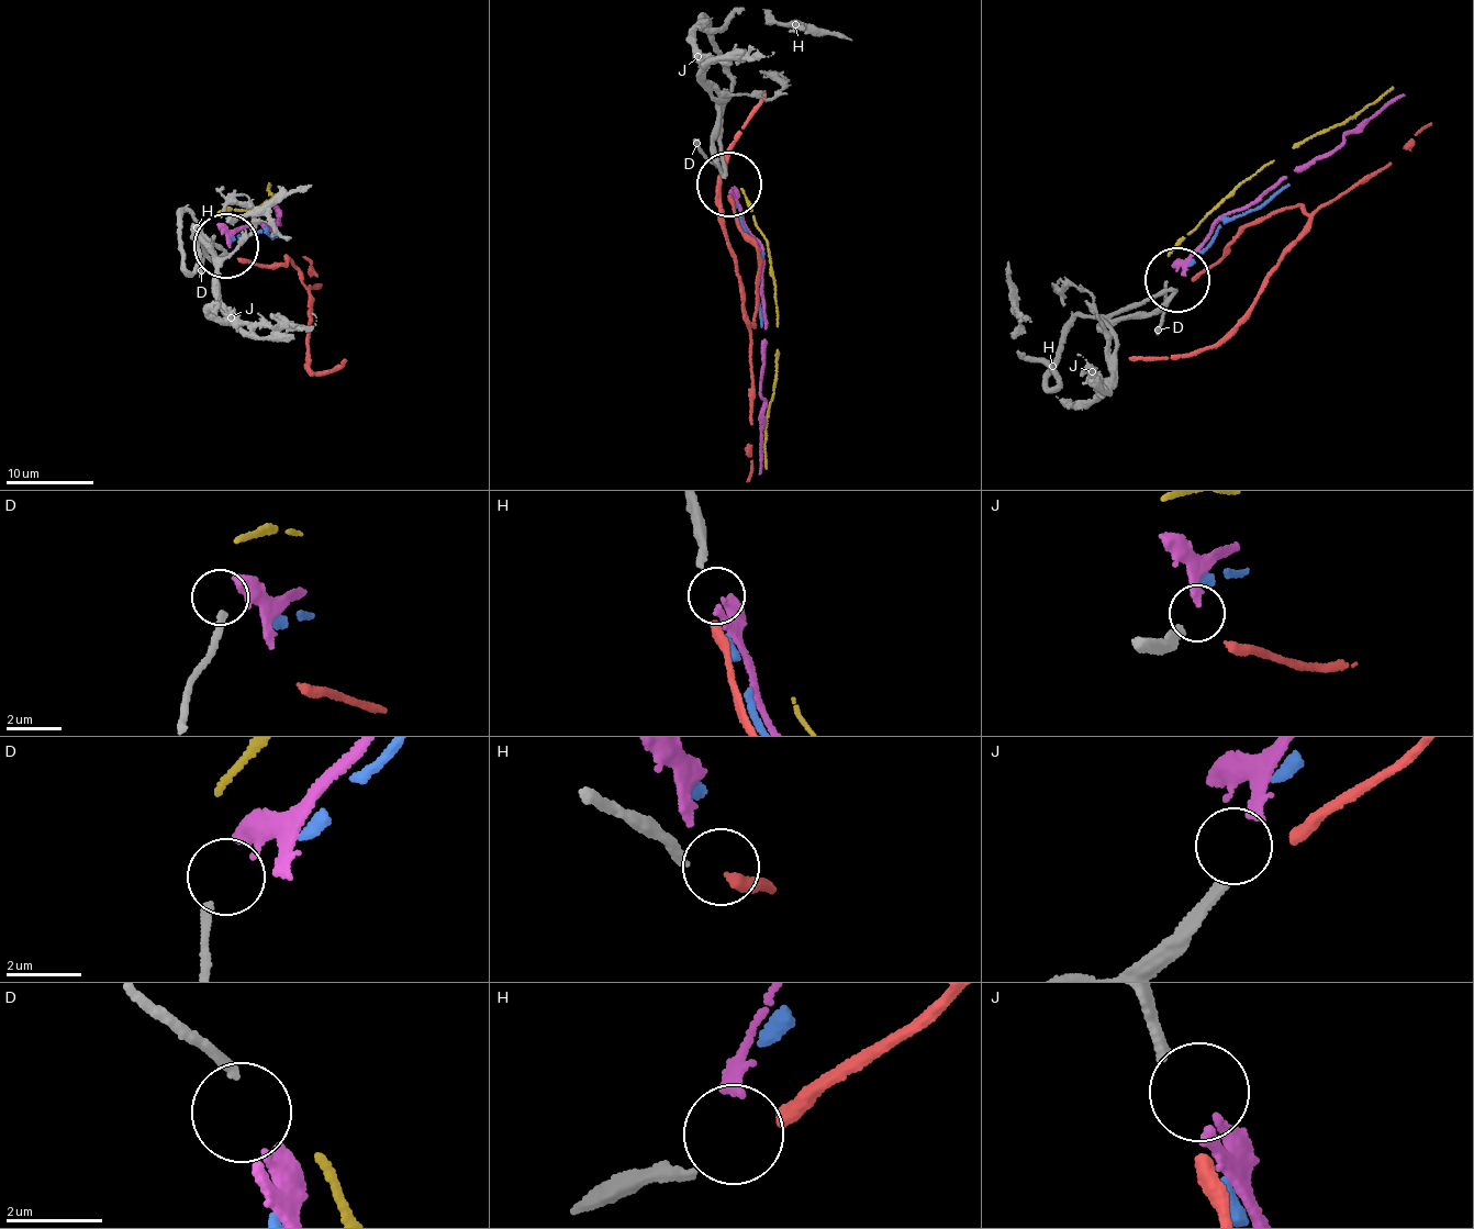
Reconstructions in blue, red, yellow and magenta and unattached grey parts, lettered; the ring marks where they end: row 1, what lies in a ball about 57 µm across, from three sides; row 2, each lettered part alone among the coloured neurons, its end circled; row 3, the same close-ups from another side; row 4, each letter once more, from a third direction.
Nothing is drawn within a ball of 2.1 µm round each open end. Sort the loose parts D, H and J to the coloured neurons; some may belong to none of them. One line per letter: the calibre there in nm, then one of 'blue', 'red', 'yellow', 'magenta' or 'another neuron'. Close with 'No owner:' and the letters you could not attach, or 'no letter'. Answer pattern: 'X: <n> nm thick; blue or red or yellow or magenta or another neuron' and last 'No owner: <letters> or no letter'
D: 200 nm thick; another neuron
H: 280 nm thick; red
J: 280 nm thick; magenta
No owner: D

